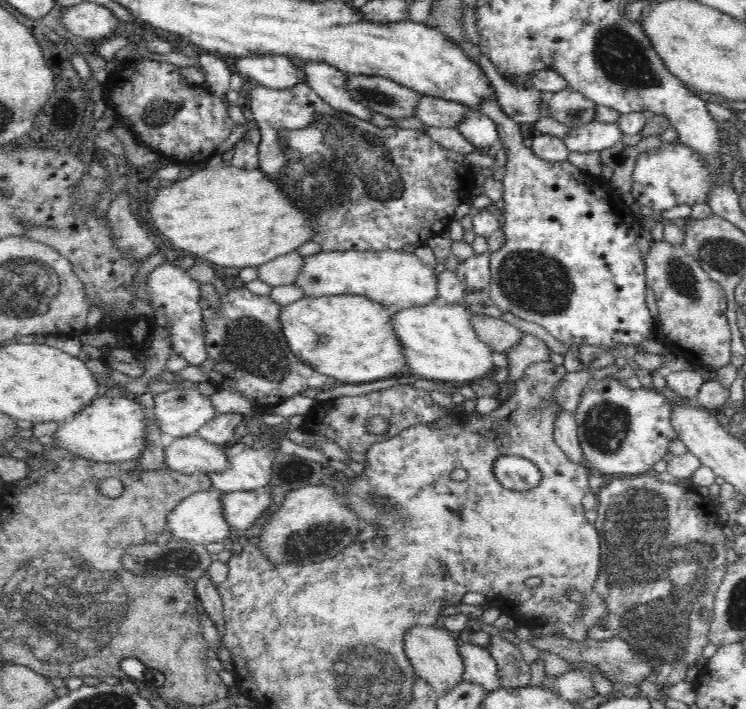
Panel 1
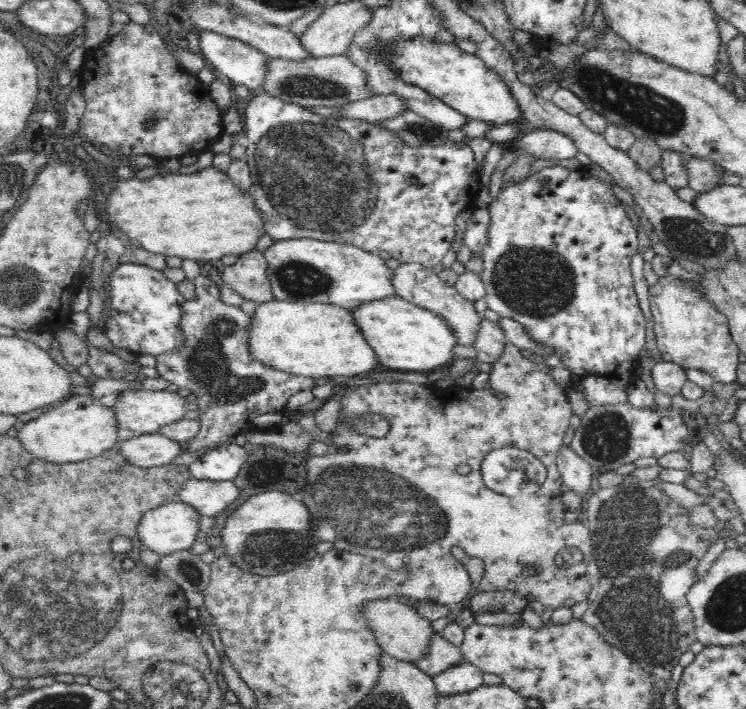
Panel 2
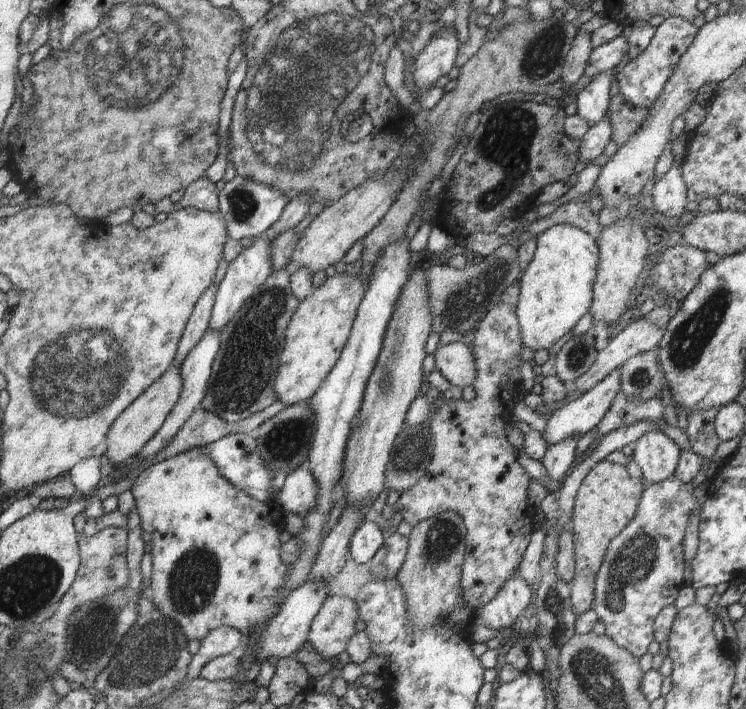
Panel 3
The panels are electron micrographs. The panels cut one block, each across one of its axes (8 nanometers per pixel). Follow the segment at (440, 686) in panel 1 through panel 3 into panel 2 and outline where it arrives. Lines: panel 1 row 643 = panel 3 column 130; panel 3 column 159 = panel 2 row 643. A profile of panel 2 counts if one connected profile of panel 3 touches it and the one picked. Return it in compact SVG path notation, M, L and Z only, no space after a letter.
M388 598L366 602L365 616L367 624L376 634L379 646L384 653L400 661L416 663L428 655L430 640L436 633L429 619L419 616L411 603Z

